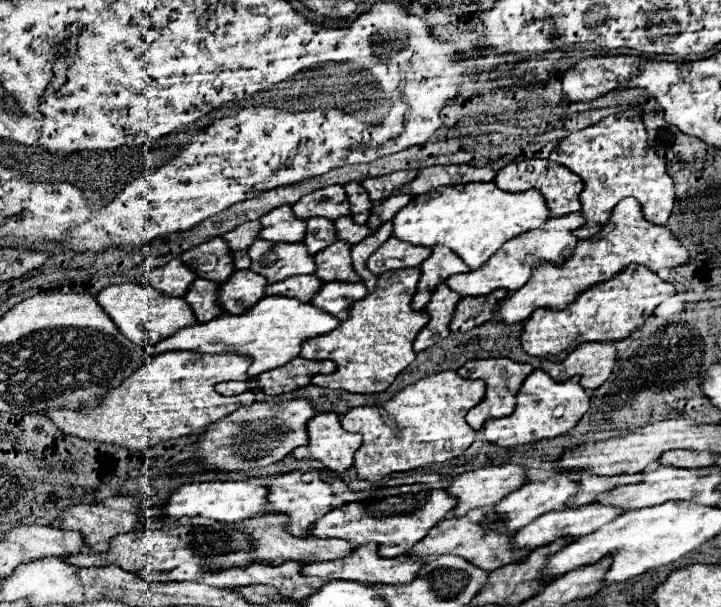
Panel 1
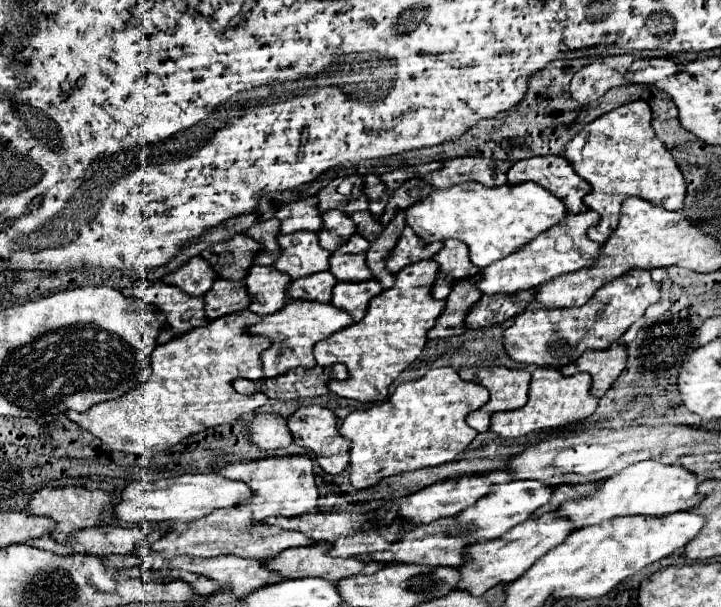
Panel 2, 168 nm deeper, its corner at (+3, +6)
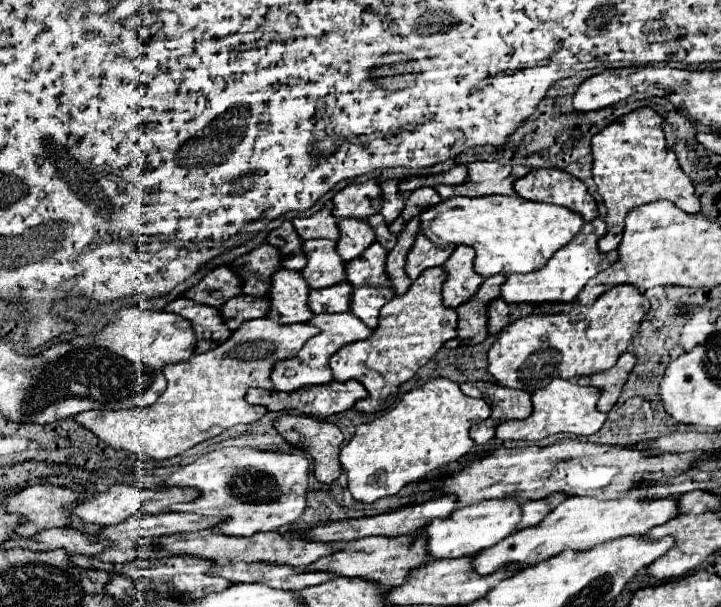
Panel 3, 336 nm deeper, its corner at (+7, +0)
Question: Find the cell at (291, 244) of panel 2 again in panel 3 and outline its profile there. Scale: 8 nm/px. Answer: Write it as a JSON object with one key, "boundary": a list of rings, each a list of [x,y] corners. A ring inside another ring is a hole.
{"boundary":[[[311,239],[303,243],[307,267],[301,271],[311,289],[323,289],[345,281],[345,261],[337,255],[335,241]]]}

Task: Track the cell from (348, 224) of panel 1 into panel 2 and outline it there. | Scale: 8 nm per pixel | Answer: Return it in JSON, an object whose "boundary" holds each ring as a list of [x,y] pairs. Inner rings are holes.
{"boundary":[[[357,211],[351,215],[353,223],[357,225],[357,233],[361,233],[367,241],[375,241],[377,239],[377,233],[381,233],[381,225],[375,217],[371,217],[369,211]]]}

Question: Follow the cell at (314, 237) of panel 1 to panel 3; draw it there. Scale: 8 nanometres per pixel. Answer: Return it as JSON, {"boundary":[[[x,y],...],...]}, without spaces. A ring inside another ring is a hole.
{"boundary":[[[341,219],[339,221],[341,229],[341,239],[337,241],[337,253],[349,261],[361,255],[373,241],[375,241],[375,231],[367,221],[361,219]]]}

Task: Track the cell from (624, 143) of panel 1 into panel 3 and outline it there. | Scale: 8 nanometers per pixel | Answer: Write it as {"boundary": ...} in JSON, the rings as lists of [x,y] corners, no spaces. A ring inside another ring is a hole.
{"boundary":[[[651,107],[635,109],[615,123],[607,125],[591,141],[593,149],[593,179],[607,207],[607,235],[599,241],[603,253],[615,251],[621,243],[625,215],[639,205],[667,199],[687,213],[699,213],[701,203],[695,195],[693,181],[683,173],[677,155],[667,147],[663,133],[663,117]]]}

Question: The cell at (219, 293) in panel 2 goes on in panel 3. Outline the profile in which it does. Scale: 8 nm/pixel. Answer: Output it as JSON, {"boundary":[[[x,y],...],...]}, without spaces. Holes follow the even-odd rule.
{"boundary":[[[247,295],[233,297],[233,299],[229,299],[229,301],[221,307],[221,313],[223,313],[223,317],[225,317],[225,325],[231,327],[233,331],[235,331],[237,327],[241,327],[243,321],[265,317],[265,311],[269,311],[269,299],[247,297]]]}

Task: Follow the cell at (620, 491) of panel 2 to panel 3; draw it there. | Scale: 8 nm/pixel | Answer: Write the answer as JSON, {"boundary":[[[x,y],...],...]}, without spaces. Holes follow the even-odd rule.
{"boundary":[[[643,483],[613,501],[599,501],[595,497],[567,497],[539,525],[513,531],[509,539],[501,539],[501,543],[479,551],[473,557],[473,571],[485,577],[509,565],[517,565],[519,569],[537,565],[545,559],[551,559],[553,555],[559,555],[565,549],[587,551],[609,539],[619,539],[625,535],[645,535],[649,529],[663,525],[667,519],[673,519],[673,515],[677,515],[677,497],[653,501],[639,499],[639,495],[645,493],[649,487],[651,483]]]}

